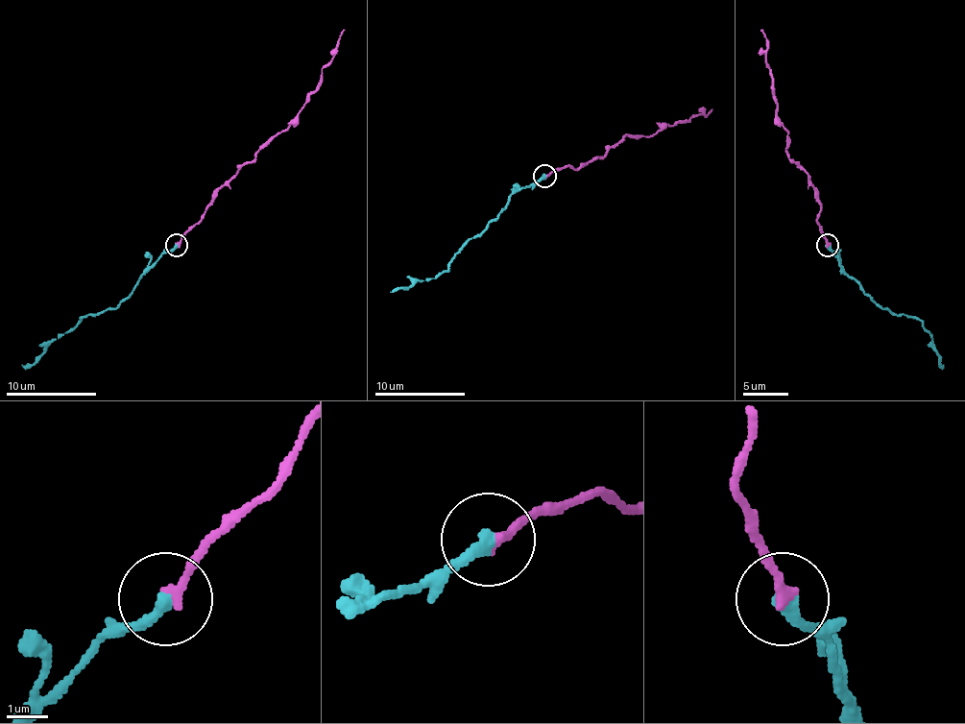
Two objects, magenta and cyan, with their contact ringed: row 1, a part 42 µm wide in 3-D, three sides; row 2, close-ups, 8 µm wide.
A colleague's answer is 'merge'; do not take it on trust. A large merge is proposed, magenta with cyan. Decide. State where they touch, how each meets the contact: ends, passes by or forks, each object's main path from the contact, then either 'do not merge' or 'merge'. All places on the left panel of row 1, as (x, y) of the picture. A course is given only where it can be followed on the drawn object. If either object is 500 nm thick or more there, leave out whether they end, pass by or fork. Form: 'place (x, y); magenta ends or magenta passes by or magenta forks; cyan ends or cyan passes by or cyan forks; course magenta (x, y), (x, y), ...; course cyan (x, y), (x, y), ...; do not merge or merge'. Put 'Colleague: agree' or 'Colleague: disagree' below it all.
place (176, 245); magenta ends; cyan ends; course magenta (177, 246), (200, 221), (215, 194), (292, 122), (319, 84), (321, 70), (332, 59), (344, 29); course cyan (177, 246), (152, 266), (116, 308), (86, 315), (30, 365), (21, 365); do not merge
Colleague: disagree

